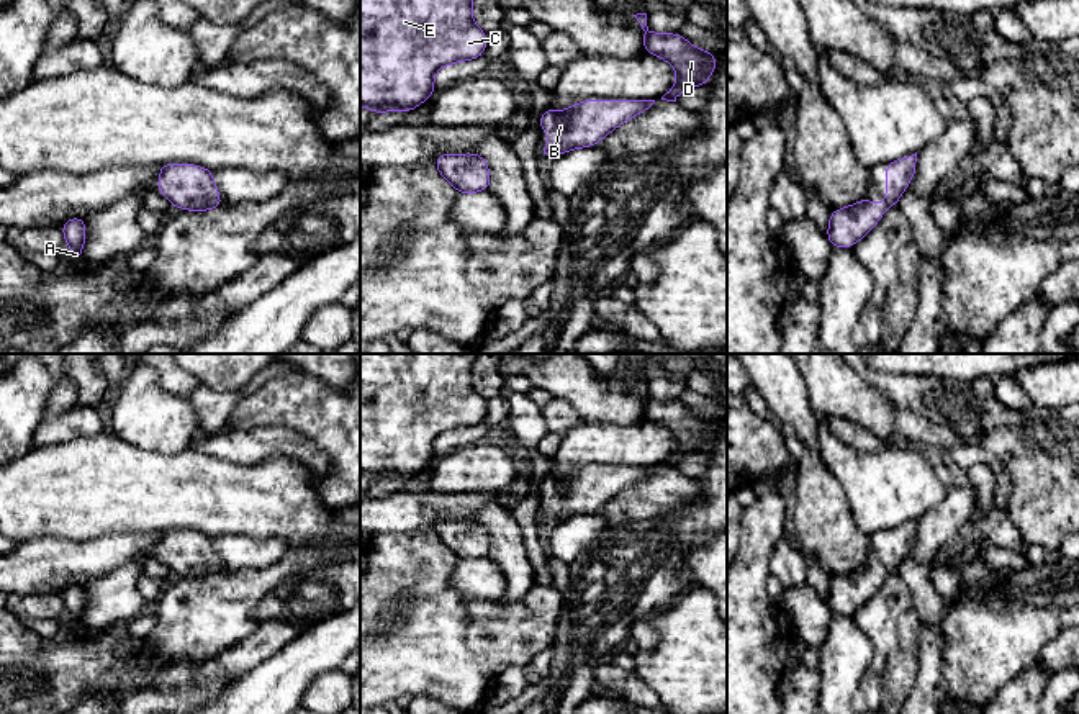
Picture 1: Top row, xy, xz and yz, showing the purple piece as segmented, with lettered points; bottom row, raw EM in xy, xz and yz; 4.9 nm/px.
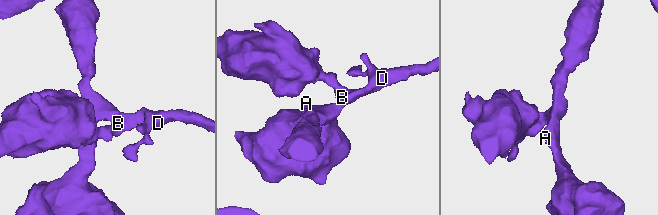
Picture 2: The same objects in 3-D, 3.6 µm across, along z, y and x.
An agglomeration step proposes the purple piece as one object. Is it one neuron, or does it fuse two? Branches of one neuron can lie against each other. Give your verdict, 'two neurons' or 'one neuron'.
one neuron

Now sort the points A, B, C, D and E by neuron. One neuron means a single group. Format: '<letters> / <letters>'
A B C D E

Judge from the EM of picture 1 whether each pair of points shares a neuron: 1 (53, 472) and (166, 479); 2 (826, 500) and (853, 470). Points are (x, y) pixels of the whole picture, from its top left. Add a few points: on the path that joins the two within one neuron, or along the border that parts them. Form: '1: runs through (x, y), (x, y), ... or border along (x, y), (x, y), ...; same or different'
1: runs through (81, 479), (138, 479); same
2: border along (819, 451), (840, 485), (855, 519); different

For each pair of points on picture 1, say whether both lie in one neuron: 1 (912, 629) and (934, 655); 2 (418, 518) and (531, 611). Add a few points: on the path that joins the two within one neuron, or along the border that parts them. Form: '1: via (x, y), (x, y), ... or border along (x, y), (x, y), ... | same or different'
1: border along (922, 623), (919, 672), (916, 675) | different
2: border along (433, 528), (393, 534) | different

